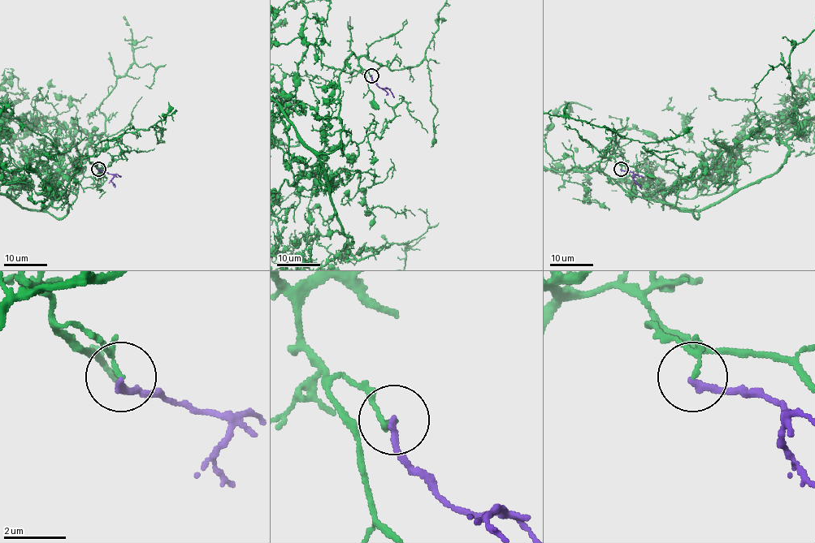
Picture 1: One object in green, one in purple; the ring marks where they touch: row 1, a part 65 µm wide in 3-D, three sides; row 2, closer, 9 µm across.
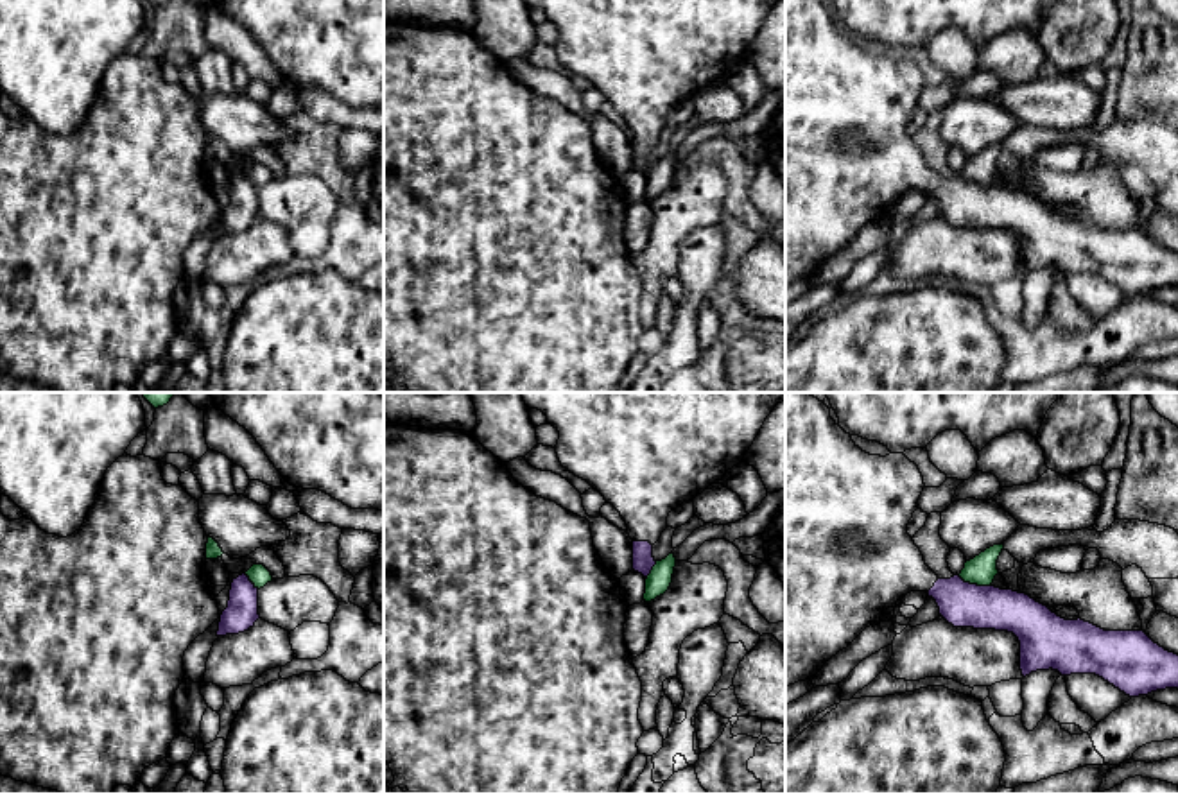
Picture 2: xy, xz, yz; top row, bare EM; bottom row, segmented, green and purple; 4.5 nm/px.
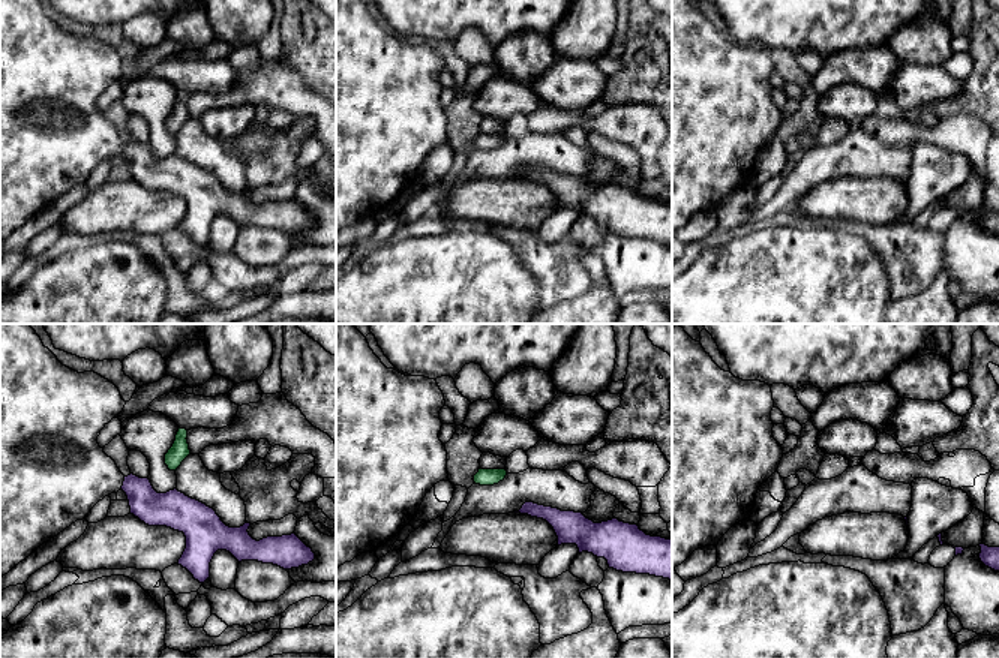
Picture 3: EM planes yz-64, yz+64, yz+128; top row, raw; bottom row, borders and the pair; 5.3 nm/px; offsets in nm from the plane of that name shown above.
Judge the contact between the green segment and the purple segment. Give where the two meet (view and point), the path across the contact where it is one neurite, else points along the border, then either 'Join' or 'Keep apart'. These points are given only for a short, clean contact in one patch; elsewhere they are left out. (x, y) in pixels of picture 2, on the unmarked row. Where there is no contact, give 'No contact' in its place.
Touches green at yz (974, 181). Boundary: yz (958, 174), (988, 185). Keep apart

